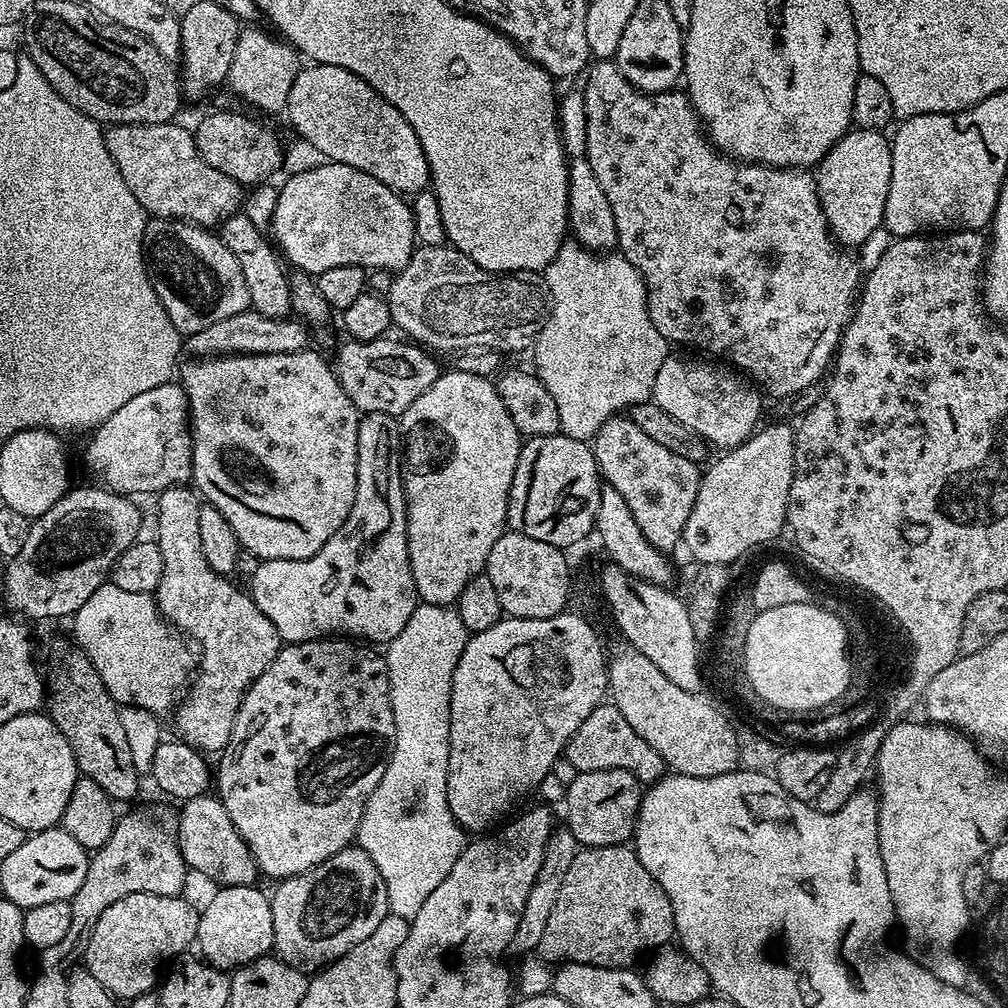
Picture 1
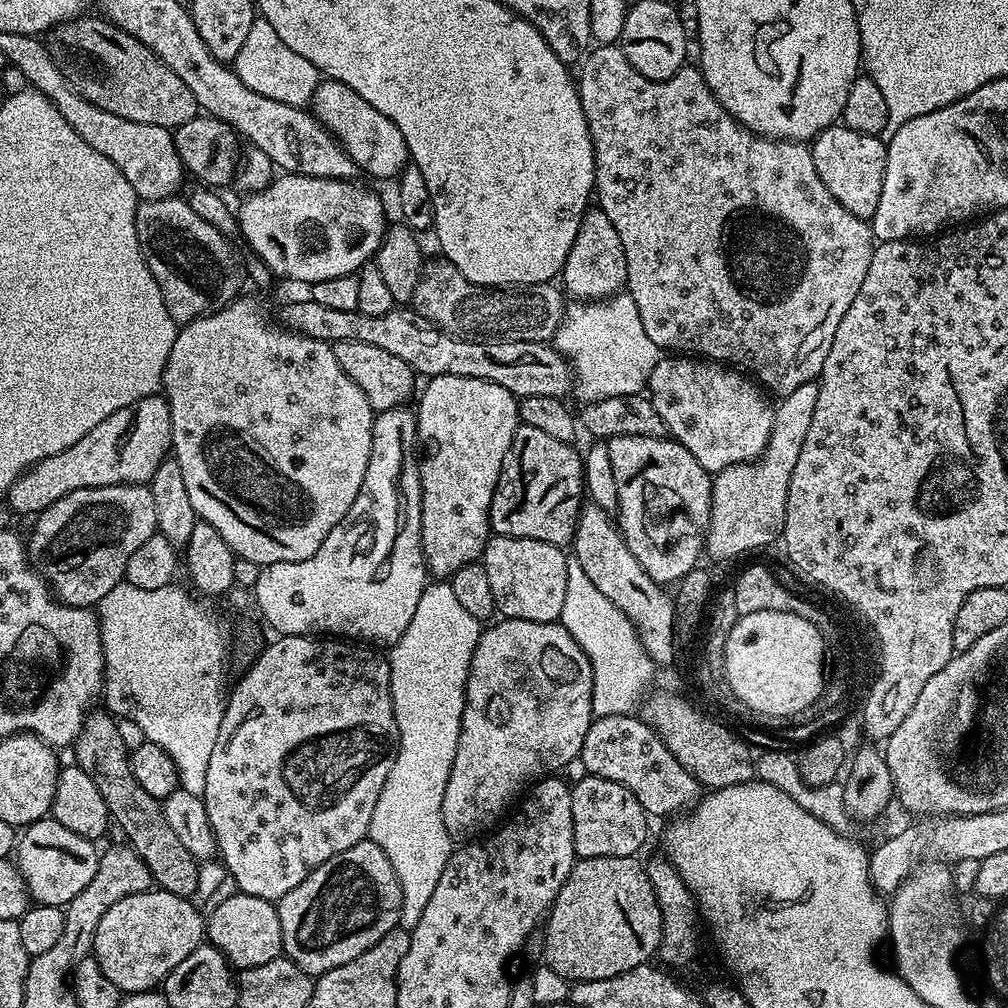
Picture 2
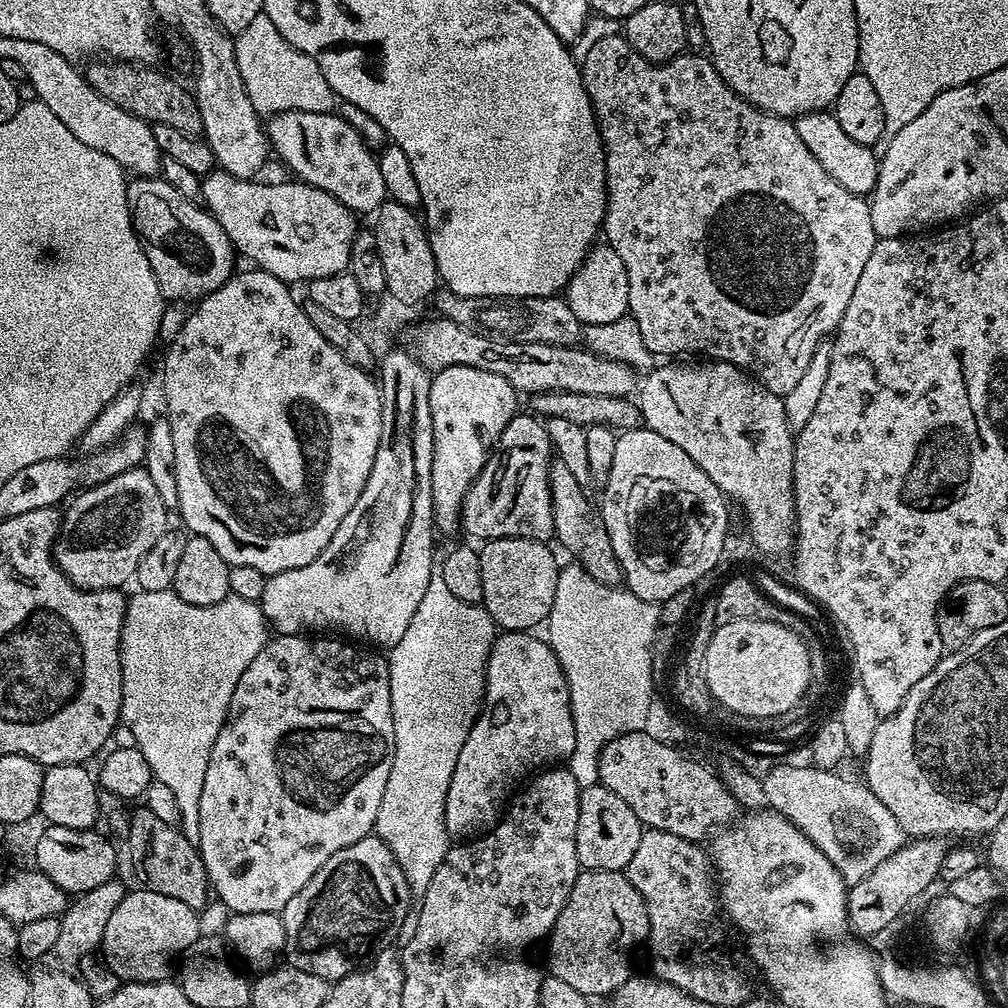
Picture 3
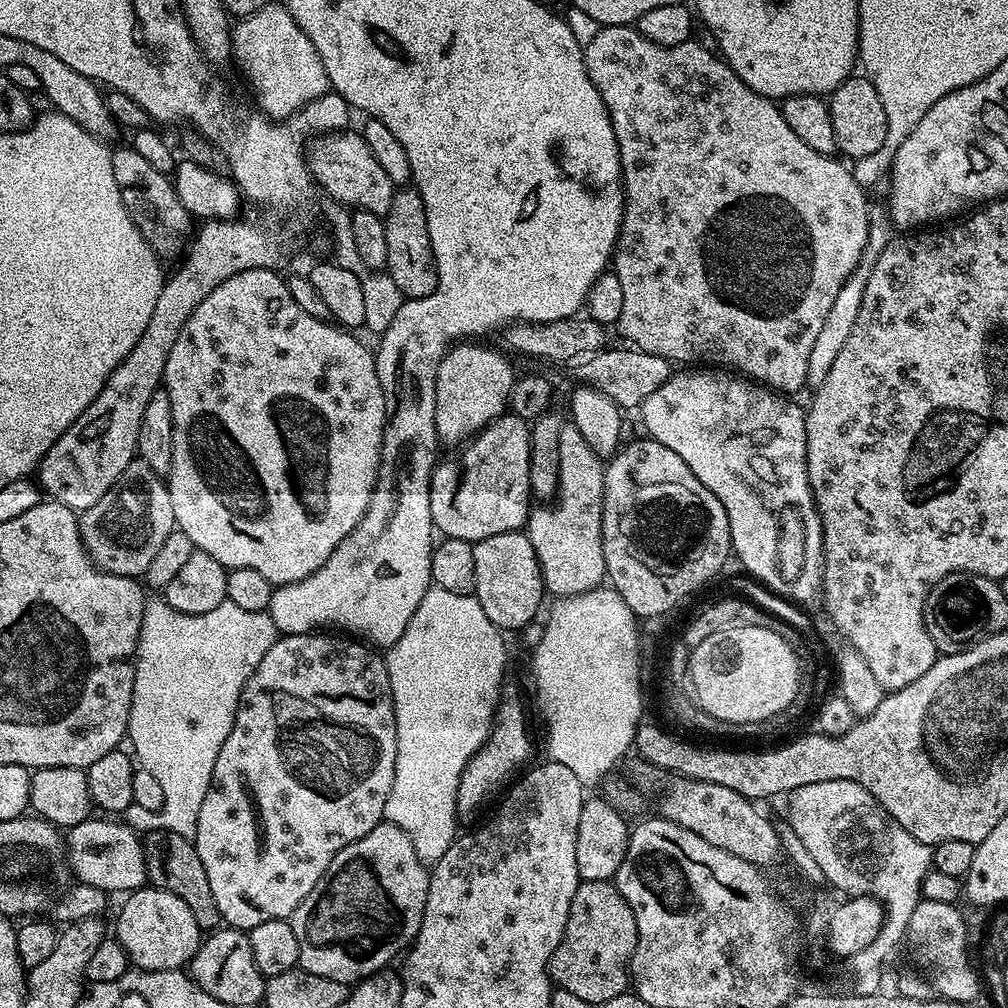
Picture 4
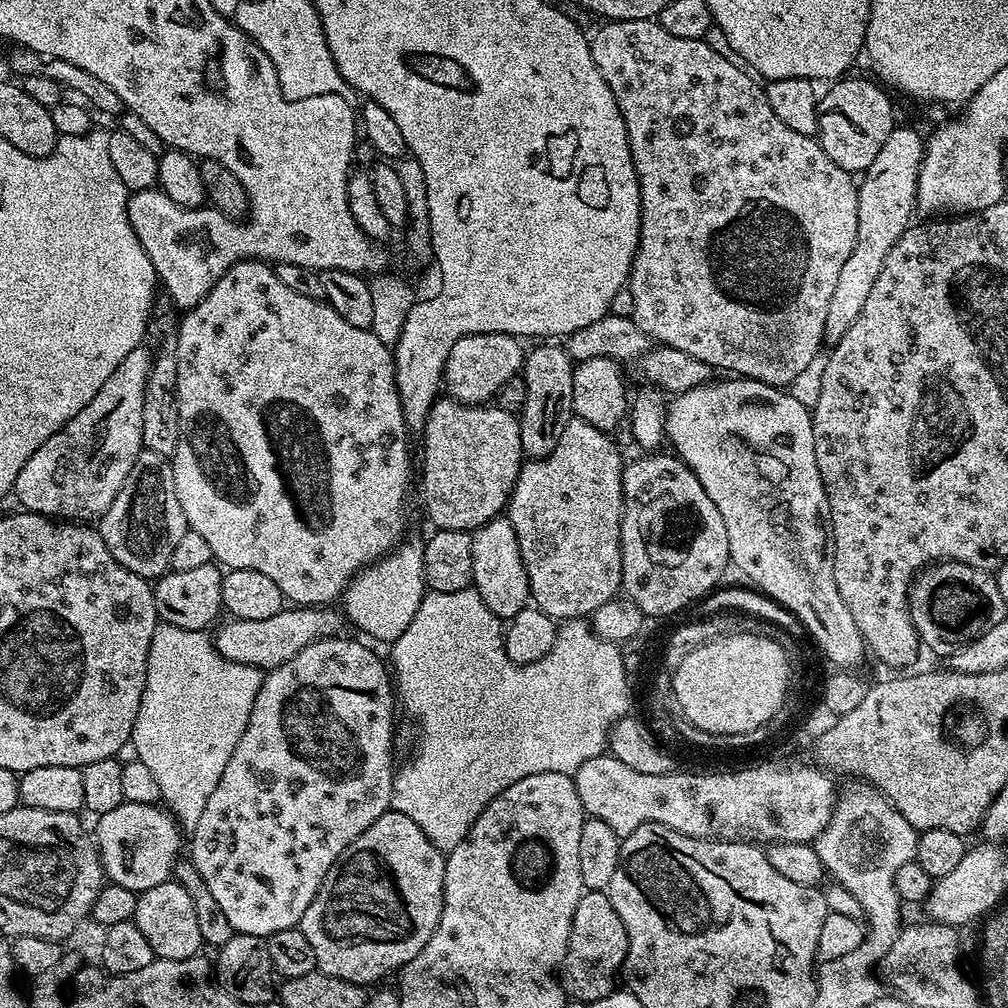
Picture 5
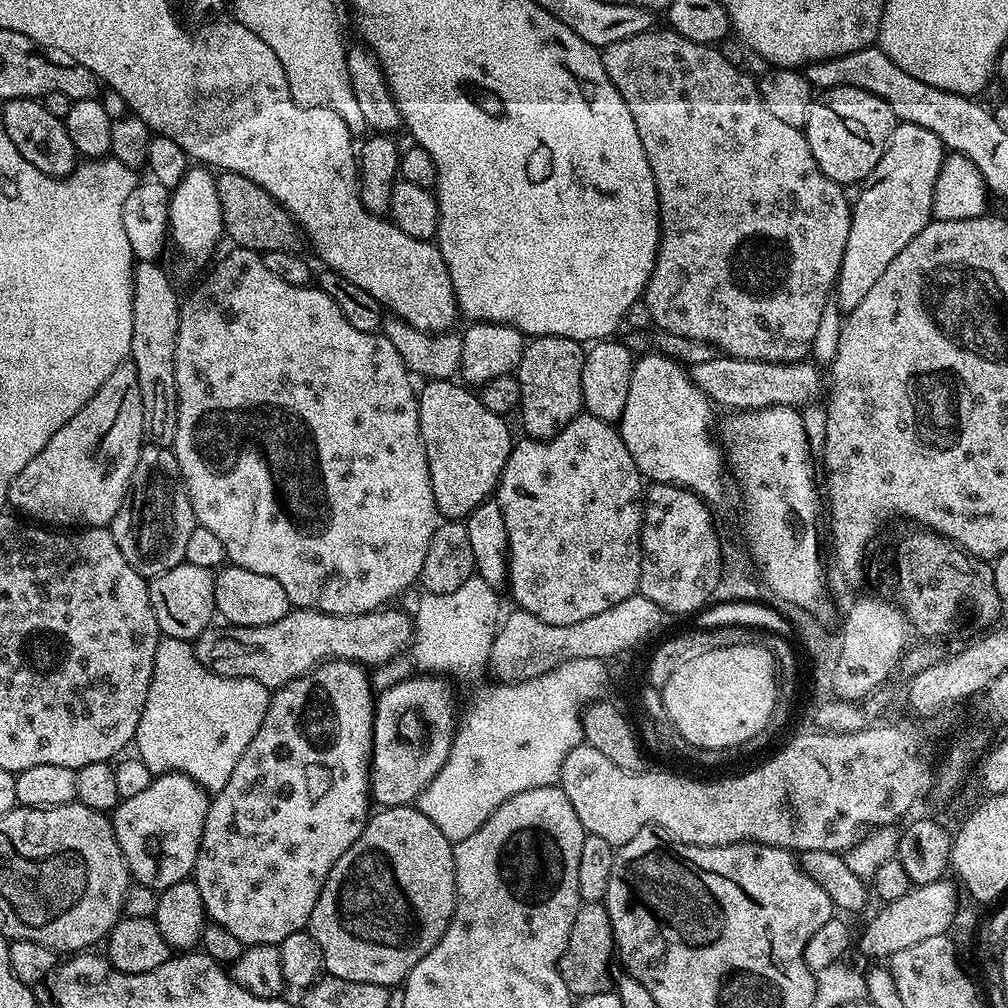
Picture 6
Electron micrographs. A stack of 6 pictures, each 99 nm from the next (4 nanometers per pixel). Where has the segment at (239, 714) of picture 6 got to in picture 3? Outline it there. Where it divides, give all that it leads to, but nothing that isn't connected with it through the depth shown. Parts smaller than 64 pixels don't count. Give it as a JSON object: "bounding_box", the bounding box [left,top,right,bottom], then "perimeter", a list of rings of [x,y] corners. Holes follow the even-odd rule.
{"bounding_box":[120,590,270,842],"perimeter":[[[154,590],[153,592],[133,591],[133,596],[127,597],[128,605],[124,615],[122,626],[122,638],[120,639],[120,661],[122,662],[122,706],[120,707],[120,719],[122,723],[131,729],[135,735],[137,748],[144,756],[144,760],[150,766],[153,777],[162,783],[174,794],[180,811],[179,827],[184,837],[193,842],[200,838],[200,819],[198,818],[198,802],[202,798],[202,782],[206,782],[206,766],[210,762],[210,750],[218,738],[218,734],[224,725],[224,719],[228,717],[230,698],[234,694],[234,686],[238,686],[238,678],[258,658],[260,651],[270,639],[270,625],[265,618],[264,612],[257,602],[246,602],[246,598],[238,598],[228,595],[222,598],[222,602],[214,602],[214,606],[190,606],[190,602],[182,602],[178,594],[171,590]]]}

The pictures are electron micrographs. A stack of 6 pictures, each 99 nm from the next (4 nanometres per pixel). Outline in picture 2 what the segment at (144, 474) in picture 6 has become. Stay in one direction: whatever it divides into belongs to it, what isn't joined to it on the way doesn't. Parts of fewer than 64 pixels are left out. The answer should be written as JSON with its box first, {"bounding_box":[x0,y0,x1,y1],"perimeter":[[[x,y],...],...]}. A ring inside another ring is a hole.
{"bounding_box":[26,484,158,609],"perimeter":[[[115,484],[101,488],[79,488],[54,501],[47,510],[35,517],[34,523],[36,525],[32,528],[32,537],[29,535],[26,540],[28,559],[32,561],[36,573],[48,583],[48,587],[52,589],[56,599],[75,608],[95,609],[100,600],[106,598],[106,594],[110,594],[110,590],[114,590],[114,586],[118,586],[124,580],[124,571],[126,564],[130,562],[130,554],[134,554],[134,550],[138,550],[138,546],[142,546],[142,542],[146,542],[146,538],[155,536],[158,532],[156,511],[154,510],[154,494],[151,487],[142,484]]]}

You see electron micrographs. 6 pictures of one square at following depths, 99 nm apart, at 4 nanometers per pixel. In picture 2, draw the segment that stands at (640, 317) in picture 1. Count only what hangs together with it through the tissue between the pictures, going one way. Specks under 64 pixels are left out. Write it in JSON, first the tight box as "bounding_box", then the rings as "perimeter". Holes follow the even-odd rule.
{"bounding_box":[554,294,662,402],"perimeter":[[[617,294],[609,299],[591,302],[572,302],[567,305],[560,325],[556,327],[554,347],[570,365],[574,377],[574,396],[580,402],[617,398],[618,395],[635,397],[635,392],[645,391],[654,366],[662,359],[662,350],[646,338],[646,330],[642,330],[642,318],[638,318],[638,306],[634,306],[632,297]]]}

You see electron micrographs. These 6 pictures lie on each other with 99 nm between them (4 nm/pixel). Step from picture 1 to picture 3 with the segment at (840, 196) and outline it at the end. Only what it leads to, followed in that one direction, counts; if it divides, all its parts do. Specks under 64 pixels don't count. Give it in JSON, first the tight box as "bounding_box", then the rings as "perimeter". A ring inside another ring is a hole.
{"bounding_box":[794,110,880,197],"perimeter":[[[828,110],[807,112],[795,117],[794,123],[798,130],[798,138],[802,138],[802,142],[806,142],[806,150],[810,150],[810,154],[814,154],[814,158],[818,158],[818,162],[822,162],[822,170],[826,170],[826,174],[830,174],[830,178],[834,178],[834,182],[838,182],[838,186],[846,186],[846,190],[850,190],[850,194],[858,194],[863,197],[867,197],[875,190],[880,169],[877,153],[872,153],[875,151],[867,144],[854,142],[854,138],[850,138],[846,134],[846,130],[842,130],[842,126],[838,126],[838,118],[835,114]]]}

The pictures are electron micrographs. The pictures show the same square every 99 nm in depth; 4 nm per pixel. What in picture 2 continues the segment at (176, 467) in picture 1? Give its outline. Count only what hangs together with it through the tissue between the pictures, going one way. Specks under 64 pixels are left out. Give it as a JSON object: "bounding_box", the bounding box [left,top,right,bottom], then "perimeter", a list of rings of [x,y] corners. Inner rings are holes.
{"bounding_box":[6,394,172,517],"perimeter":[[[157,394],[147,396],[128,407],[110,414],[106,422],[98,422],[82,442],[70,446],[70,450],[62,450],[45,460],[39,460],[31,468],[25,470],[10,486],[6,503],[20,516],[35,517],[44,512],[58,498],[70,494],[79,488],[101,488],[115,484],[142,484],[147,485],[152,481],[162,462],[169,459],[172,447],[172,414],[167,399]]]}

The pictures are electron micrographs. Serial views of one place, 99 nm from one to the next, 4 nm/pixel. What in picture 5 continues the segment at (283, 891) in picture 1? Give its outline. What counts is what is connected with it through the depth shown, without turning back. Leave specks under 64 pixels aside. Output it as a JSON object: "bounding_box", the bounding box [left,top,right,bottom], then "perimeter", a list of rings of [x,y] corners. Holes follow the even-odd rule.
{"bounding_box":[298,810,445,986],"perimeter":[[[395,810],[384,812],[382,818],[375,820],[346,846],[338,862],[330,866],[330,874],[326,874],[318,894],[314,894],[314,902],[310,902],[306,914],[302,914],[298,927],[306,934],[310,950],[314,950],[316,968],[361,986],[369,986],[387,972],[403,969],[420,953],[422,946],[426,946],[430,934],[434,934],[438,926],[442,914],[445,859],[445,853],[435,848],[406,814]]]}

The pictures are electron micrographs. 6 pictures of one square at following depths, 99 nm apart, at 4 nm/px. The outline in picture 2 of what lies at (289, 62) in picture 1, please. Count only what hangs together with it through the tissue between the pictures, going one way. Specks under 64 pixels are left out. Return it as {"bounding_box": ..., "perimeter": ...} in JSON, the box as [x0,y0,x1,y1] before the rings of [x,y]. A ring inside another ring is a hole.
{"bounding_box":[234,18,322,108],"perimeter":[[[263,18],[253,22],[242,50],[236,55],[234,71],[250,90],[295,108],[311,105],[312,96],[322,82],[322,73],[309,60],[302,58],[302,54],[294,54],[294,50],[290,50],[290,46],[278,38],[278,30],[274,30],[274,26],[270,26],[270,22]]]}

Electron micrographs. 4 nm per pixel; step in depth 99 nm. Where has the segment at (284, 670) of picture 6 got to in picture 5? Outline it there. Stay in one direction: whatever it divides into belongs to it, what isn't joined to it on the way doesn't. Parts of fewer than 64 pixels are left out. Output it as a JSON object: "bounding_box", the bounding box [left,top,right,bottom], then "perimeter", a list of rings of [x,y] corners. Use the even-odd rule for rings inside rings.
{"bounding_box":[214,606,341,670],"perimeter":[[[285,606],[271,618],[253,620],[232,618],[227,621],[229,624],[221,623],[215,629],[214,643],[218,654],[222,654],[224,660],[254,666],[261,670],[271,670],[282,666],[282,662],[290,662],[290,658],[294,658],[298,650],[310,646],[310,642],[341,635],[341,613],[331,612],[332,610],[328,606]]]}

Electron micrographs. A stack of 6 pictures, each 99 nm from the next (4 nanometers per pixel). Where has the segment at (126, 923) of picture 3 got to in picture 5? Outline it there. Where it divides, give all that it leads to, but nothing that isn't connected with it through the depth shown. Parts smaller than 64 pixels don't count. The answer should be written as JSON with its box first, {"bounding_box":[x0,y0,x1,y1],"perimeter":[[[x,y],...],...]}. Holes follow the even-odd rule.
{"bounding_box":[134,878,204,960],"perimeter":[[[174,878],[137,895],[134,922],[150,944],[153,957],[161,960],[190,958],[197,955],[204,944],[198,930],[198,914],[194,914],[194,902]]]}

